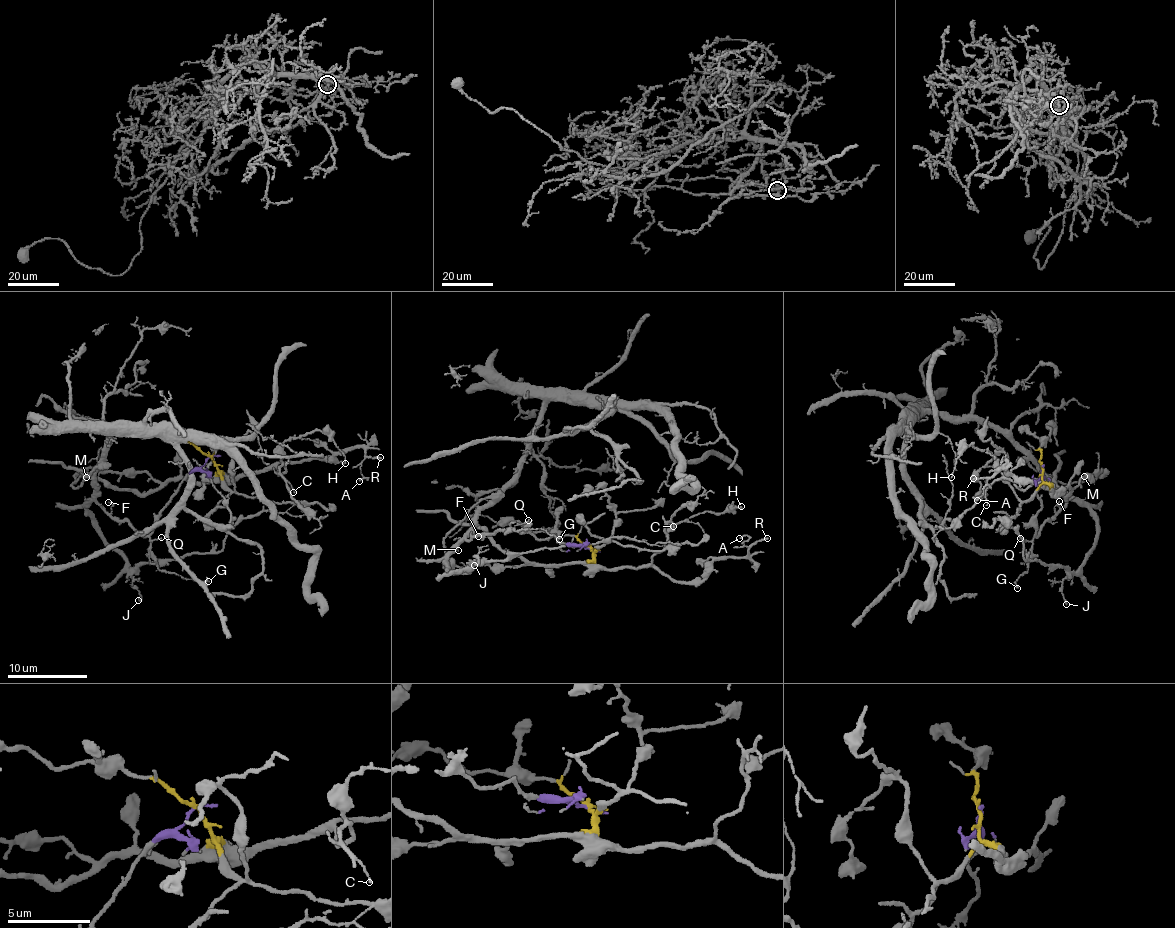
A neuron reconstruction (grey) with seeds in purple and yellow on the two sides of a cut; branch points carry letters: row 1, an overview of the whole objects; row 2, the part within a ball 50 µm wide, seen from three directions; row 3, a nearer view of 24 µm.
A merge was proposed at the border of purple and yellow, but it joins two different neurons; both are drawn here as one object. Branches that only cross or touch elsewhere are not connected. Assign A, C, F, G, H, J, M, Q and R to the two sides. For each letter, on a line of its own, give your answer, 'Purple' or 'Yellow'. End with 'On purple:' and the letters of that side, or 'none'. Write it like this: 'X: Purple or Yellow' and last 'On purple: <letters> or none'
A: Yellow
C: Yellow
F: Purple
G: Purple
H: Yellow
J: Purple
M: Yellow
Q: Purple
R: Yellow
On purple: F, G, J, Q

